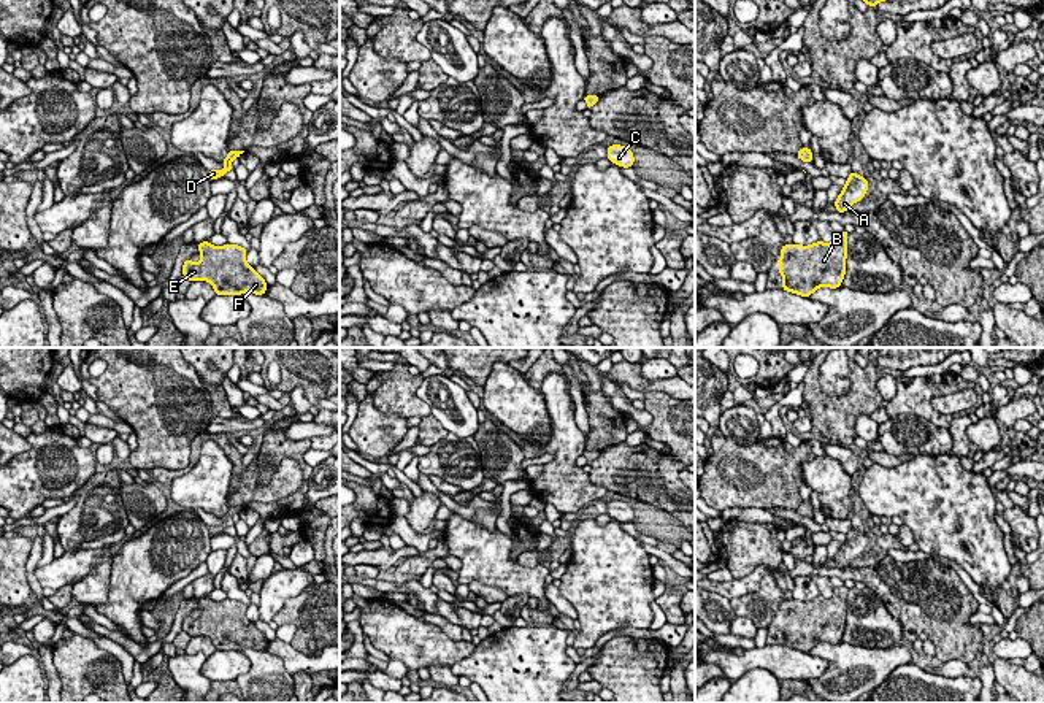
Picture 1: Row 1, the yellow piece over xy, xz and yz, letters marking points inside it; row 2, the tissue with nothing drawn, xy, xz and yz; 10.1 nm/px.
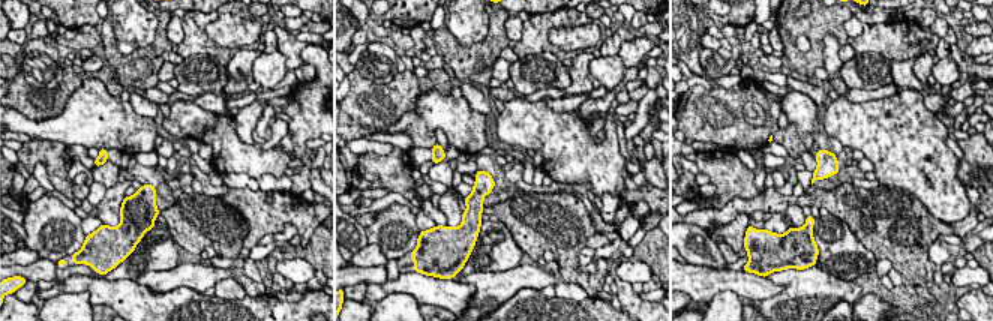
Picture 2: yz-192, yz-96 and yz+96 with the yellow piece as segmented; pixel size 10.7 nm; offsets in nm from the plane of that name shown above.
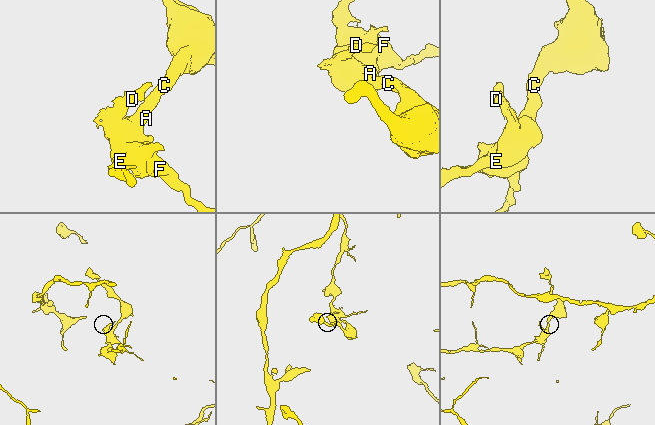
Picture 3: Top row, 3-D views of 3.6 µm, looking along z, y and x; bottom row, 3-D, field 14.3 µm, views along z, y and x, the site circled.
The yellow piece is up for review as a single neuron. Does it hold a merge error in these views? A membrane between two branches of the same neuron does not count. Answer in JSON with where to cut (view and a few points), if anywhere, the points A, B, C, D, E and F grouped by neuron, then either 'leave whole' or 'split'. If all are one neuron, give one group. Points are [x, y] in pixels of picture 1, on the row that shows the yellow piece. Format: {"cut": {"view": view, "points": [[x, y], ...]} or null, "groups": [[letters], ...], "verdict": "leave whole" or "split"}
{"cut": null, "groups": [["A", "B", "C", "D", "E", "F"]], "verdict": "leave whole"}

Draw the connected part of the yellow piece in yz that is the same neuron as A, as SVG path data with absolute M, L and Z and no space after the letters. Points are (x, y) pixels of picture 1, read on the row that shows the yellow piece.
M850 171L849 178L846 179L846 186L835 200L836 213L849 211L854 203L865 197L868 187L869 182L863 176Z

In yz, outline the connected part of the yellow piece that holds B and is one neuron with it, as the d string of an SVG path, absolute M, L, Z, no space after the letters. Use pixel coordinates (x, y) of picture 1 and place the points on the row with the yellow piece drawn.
M846 230L835 232L831 243L784 244L776 259L782 275L782 290L809 297L819 287L838 289L846 275L847 259Z

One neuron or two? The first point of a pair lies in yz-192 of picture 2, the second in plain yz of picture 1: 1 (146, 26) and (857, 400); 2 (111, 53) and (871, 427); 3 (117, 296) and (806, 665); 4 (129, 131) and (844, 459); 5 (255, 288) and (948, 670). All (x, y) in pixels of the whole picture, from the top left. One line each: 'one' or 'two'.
1: two
2: two
3: one
4: one
5: two

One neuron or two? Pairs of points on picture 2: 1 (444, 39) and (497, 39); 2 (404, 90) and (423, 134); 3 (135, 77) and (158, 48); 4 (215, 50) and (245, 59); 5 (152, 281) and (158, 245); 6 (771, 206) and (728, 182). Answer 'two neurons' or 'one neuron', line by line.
1: one neuron
2: two neurons
3: one neuron
4: two neurons
5: two neurons
6: two neurons

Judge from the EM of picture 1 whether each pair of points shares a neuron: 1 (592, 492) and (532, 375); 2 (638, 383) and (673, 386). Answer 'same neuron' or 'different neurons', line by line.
1: different neurons
2: same neuron

